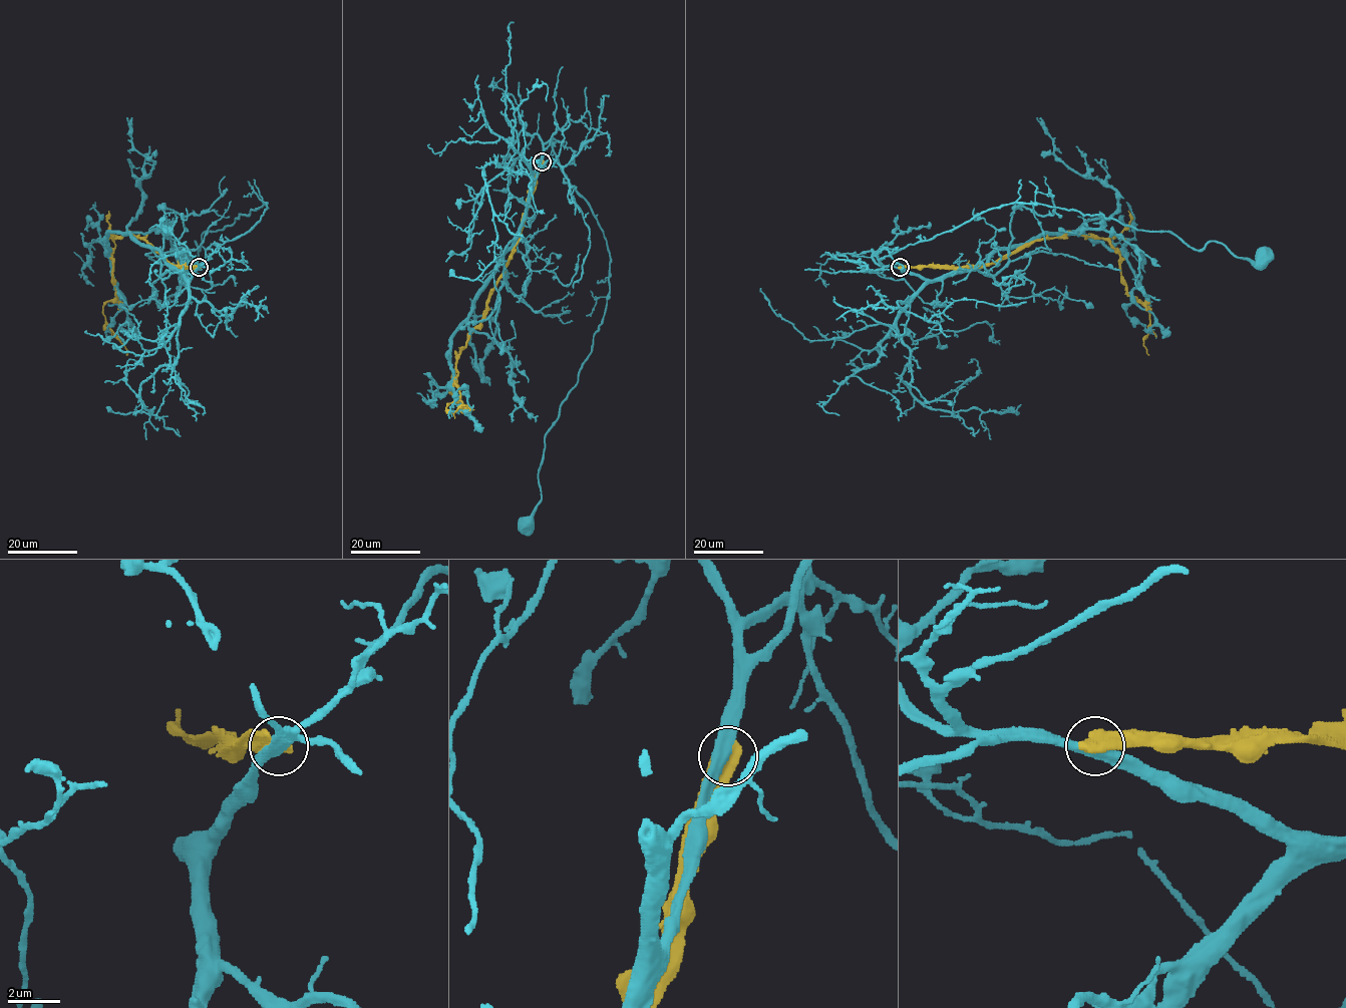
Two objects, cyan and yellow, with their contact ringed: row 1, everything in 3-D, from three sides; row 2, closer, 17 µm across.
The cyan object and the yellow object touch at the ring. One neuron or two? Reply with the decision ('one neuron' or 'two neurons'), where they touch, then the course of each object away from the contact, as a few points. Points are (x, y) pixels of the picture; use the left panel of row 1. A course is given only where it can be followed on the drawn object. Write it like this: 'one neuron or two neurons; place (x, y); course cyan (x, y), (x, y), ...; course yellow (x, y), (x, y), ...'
two neurons; place (199, 267); course cyan (199, 268), (220, 244), (249, 231), (267, 203), (206, 231), (200, 250), (195, 242), (198, 256), (183, 259); course yellow (199, 268), (175, 267), (129, 231), (113, 238), (116, 296), (103, 305), (103, 313), (126, 354)

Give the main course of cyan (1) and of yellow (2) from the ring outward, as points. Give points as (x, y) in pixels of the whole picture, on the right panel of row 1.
1: (900, 268), (880, 261), (1011, 203), (1101, 215), (1168, 231), (1199, 250), (1219, 242), (1263, 259)
2: (900, 268), (982, 267), (1069, 231), (1104, 238), (1119, 255), (1125, 290), (1149, 313), (1142, 344), (1149, 354)

